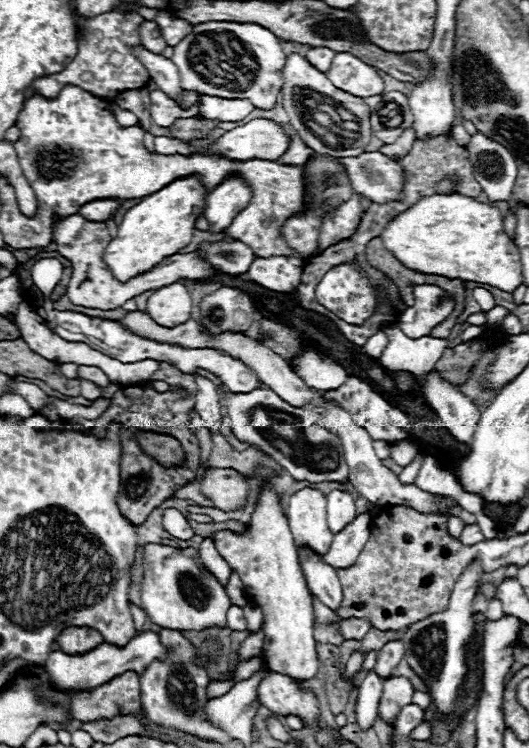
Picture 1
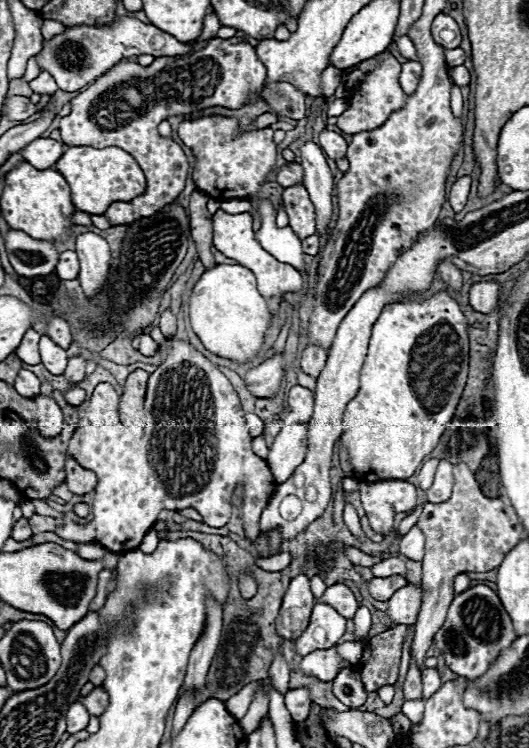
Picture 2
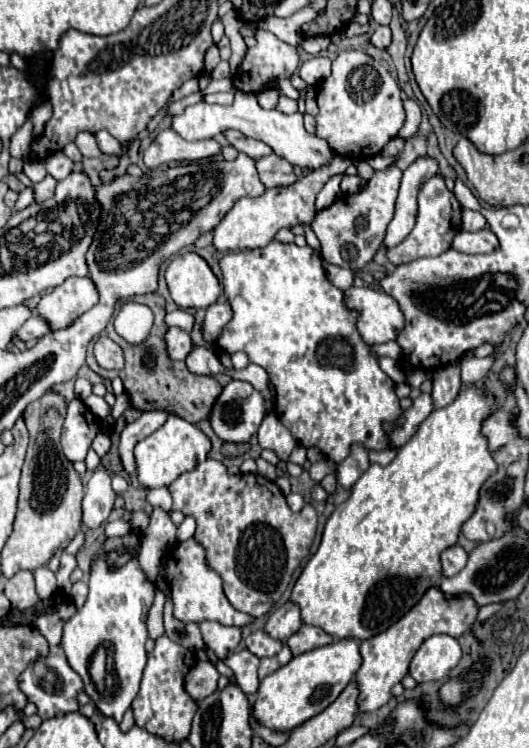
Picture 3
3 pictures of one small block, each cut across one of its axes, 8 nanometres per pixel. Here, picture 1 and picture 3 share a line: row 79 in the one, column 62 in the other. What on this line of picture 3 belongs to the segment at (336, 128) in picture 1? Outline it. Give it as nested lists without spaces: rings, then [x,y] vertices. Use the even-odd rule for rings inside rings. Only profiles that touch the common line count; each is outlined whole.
[[[66,278],[64,284],[56,286],[52,292],[42,296],[38,304],[38,314],[44,316],[52,330],[66,328],[80,314],[98,302],[96,284],[86,278]]]

